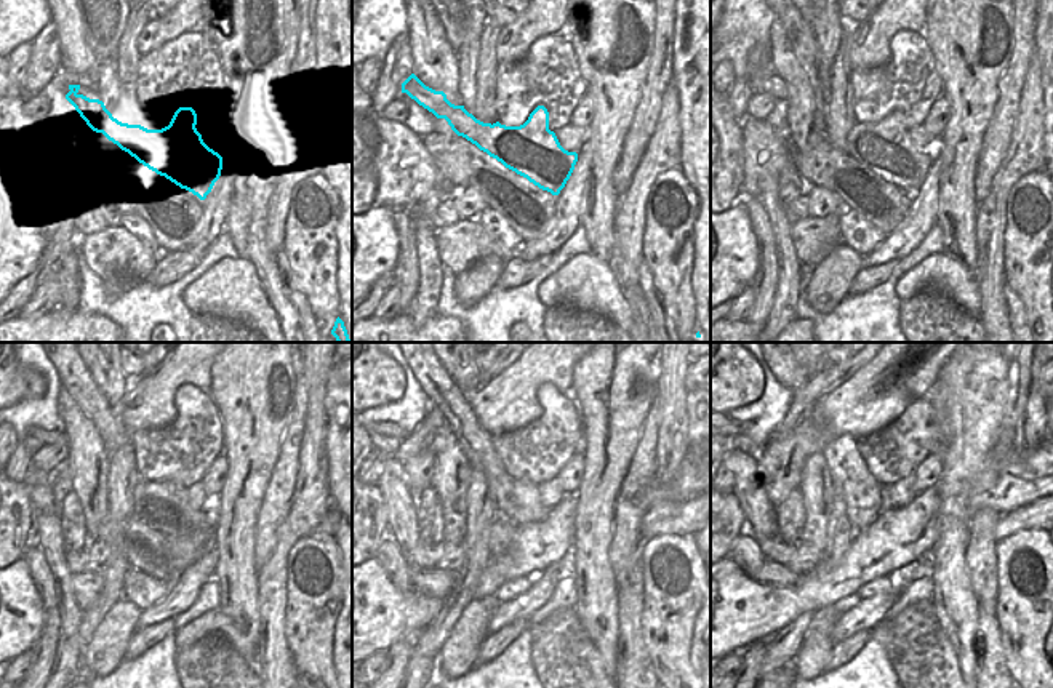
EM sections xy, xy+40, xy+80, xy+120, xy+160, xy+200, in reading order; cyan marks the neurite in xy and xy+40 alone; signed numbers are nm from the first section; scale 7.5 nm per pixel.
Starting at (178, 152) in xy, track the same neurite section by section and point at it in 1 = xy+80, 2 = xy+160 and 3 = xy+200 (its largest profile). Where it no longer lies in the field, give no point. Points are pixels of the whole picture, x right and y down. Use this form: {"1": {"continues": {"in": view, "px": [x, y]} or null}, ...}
{"1": {"continues": {"in": "xy+80", "px": [885, 148]}}, "2": {"continues": {"in": "xy+160", "px": [522, 506]}}, "3": {"continues": {"in": "xy+200", "px": [743, 444]}}}

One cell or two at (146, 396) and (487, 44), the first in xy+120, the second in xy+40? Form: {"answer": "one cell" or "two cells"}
{"answer": "two cells"}

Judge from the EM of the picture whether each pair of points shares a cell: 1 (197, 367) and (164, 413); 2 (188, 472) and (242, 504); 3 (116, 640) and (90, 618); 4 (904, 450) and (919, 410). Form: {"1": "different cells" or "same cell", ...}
{"1": "same cell", "2": "different cells", "3": "different cells", "4": "same cell"}

